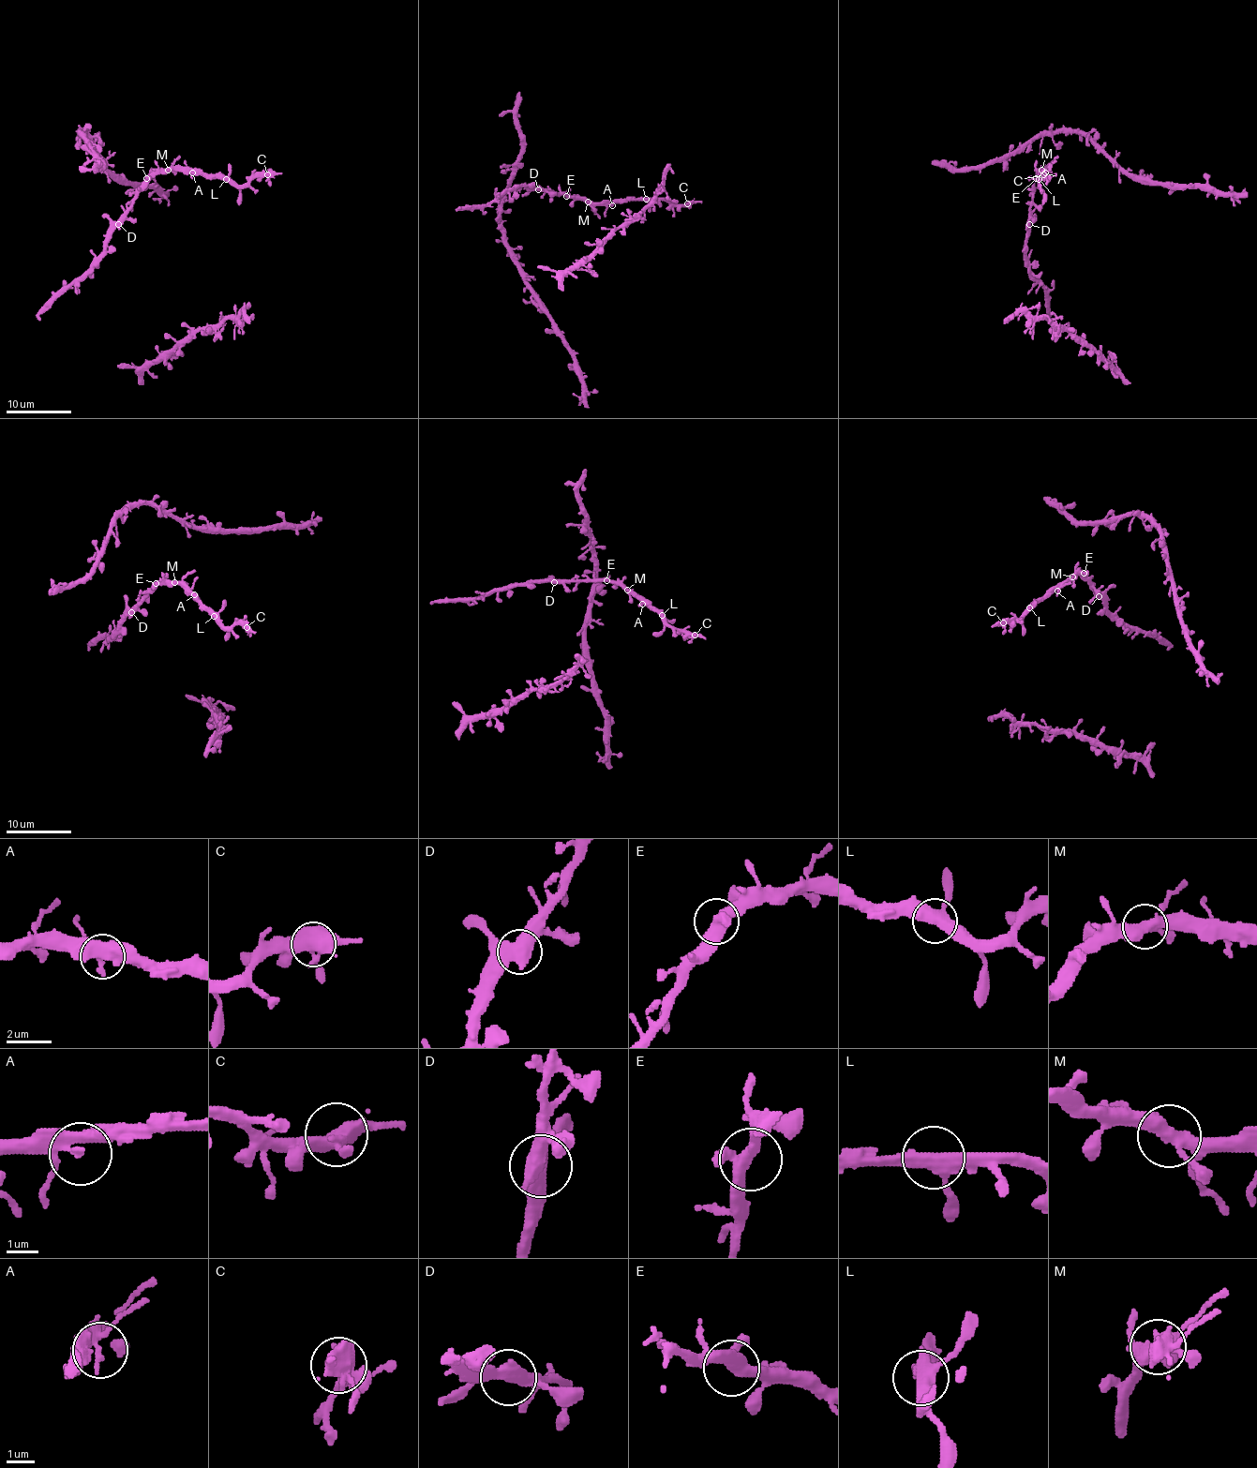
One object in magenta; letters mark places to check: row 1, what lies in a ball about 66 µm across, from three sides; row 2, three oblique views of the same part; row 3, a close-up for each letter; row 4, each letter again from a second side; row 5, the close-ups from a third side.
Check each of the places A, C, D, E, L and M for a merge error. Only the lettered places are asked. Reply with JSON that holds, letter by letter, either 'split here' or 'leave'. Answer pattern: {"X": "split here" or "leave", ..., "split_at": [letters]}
{"A": "leave", "C": "leave", "D": "leave", "E": "leave", "L": "leave", "M": "leave", "split_at": []}

